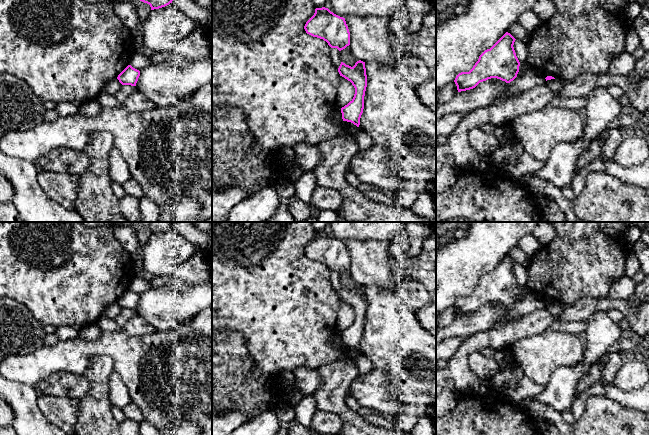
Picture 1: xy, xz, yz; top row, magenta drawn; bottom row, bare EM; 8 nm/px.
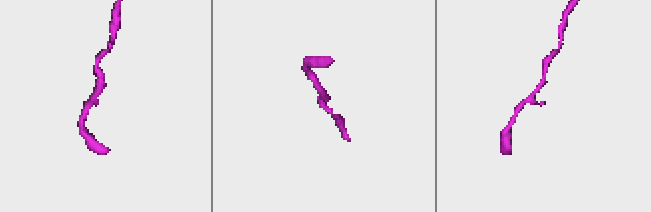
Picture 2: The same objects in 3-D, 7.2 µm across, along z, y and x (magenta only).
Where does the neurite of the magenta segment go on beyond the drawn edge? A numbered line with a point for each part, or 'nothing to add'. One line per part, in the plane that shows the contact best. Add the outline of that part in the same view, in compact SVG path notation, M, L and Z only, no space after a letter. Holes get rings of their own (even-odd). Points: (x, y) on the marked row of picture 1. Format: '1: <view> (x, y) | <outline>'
nothing to add

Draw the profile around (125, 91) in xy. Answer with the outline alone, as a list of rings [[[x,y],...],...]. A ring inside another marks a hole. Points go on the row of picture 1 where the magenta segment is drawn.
[[[121,85],[120,89],[116,92],[114,97],[122,105],[122,103],[135,91],[136,91],[136,86]]]

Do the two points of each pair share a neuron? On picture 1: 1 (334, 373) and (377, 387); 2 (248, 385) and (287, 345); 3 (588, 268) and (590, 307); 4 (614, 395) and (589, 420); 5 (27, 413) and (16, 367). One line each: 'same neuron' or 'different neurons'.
1: different neurons
2: different neurons
3: different neurons
4: different neurons
5: different neurons

